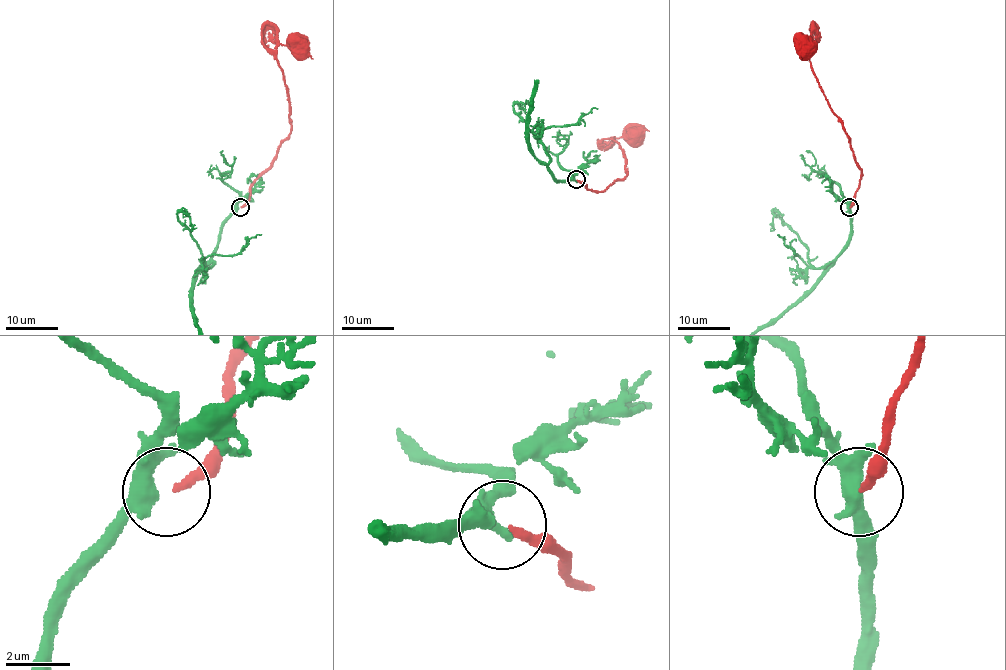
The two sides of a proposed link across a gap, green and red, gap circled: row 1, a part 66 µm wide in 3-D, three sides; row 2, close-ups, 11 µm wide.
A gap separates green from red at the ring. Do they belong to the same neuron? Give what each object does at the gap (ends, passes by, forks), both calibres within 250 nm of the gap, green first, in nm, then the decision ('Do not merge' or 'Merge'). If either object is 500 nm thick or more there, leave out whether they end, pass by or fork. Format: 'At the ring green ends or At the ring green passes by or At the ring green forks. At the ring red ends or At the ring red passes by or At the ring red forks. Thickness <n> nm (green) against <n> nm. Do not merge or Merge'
At the ring green passes by. At the ring red ends. Thickness 480 nm (green) against 240 nm. Merge

